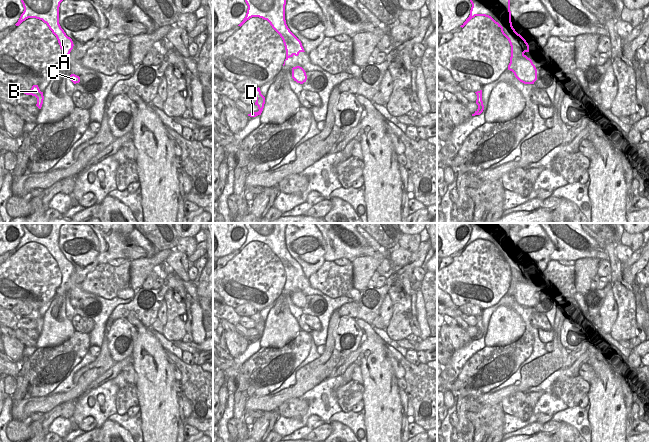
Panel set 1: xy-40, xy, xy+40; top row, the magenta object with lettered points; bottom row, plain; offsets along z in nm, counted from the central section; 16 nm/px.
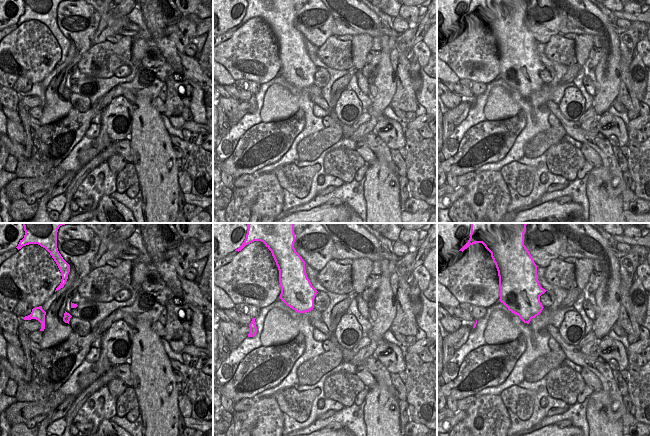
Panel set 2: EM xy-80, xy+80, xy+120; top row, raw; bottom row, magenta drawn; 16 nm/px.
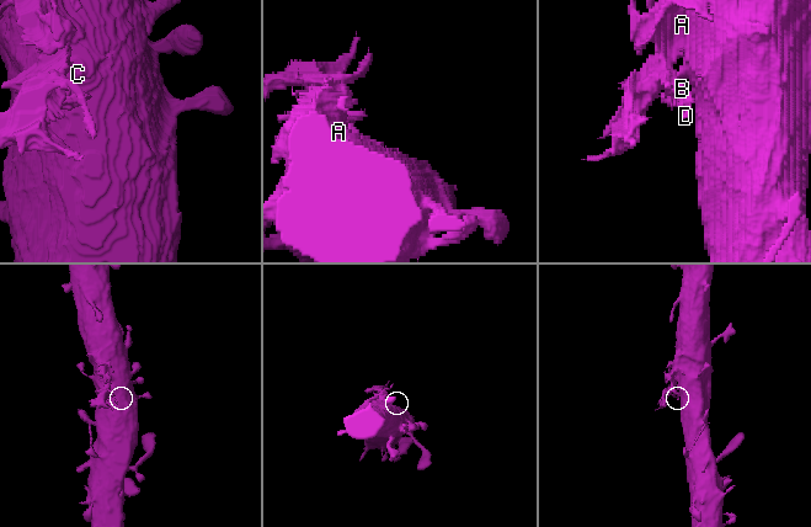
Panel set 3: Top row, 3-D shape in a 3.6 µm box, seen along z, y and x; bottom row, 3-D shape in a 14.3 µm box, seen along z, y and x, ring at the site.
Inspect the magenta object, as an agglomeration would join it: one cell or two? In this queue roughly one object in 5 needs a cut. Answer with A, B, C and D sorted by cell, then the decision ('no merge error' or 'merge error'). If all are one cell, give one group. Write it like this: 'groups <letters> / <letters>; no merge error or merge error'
groups A B C D; no merge error

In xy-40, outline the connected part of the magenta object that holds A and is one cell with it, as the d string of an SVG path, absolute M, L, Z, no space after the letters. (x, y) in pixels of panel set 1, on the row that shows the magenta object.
M21 0L24 11L15 24L19 26L28 18L36 18L46 23L56 36L62 50L62 57L58 63L59 67L61 61L69 56L74 46L72 39L66 35L59 24L59 7L62 1L63 0Z

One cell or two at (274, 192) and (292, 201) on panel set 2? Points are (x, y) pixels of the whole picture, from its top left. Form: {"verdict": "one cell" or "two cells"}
{"verdict": "two cells"}

